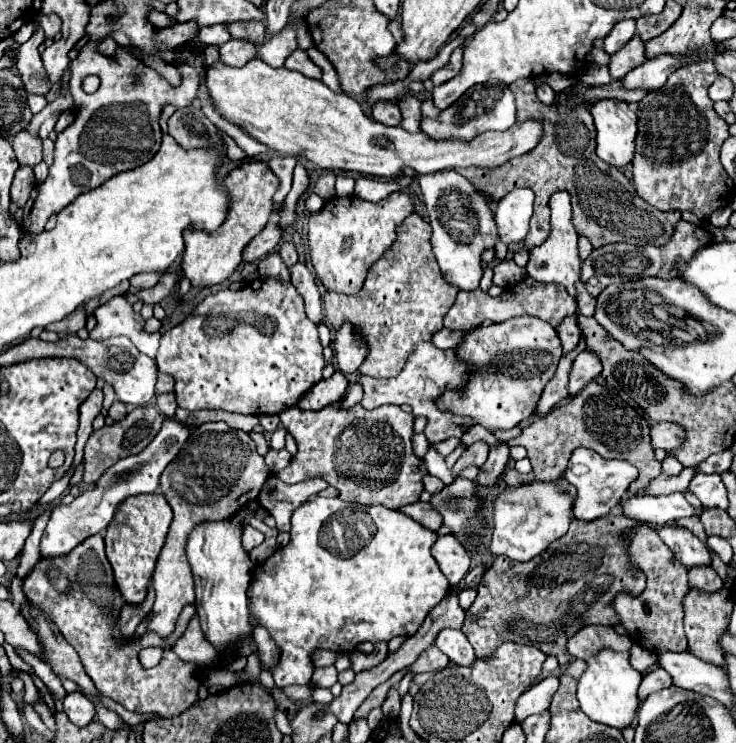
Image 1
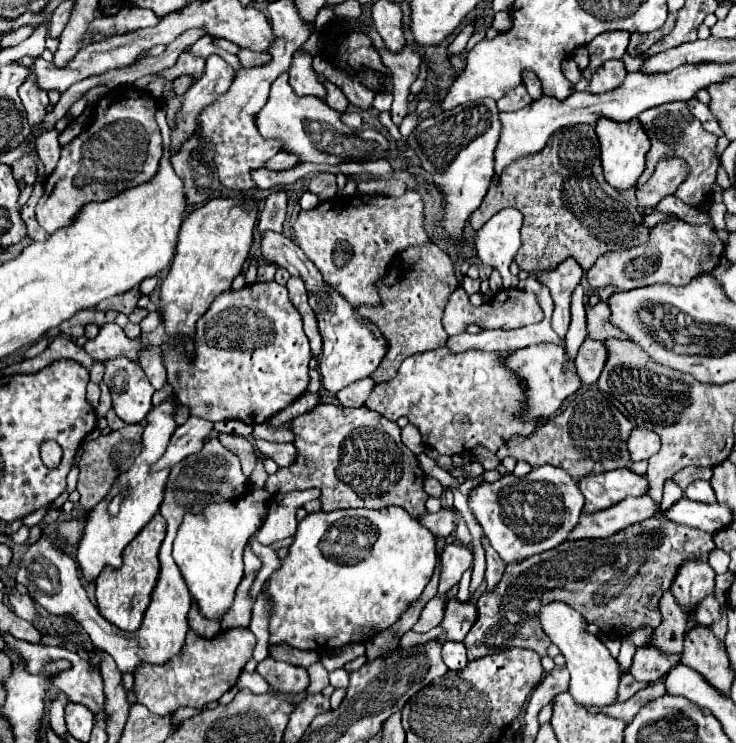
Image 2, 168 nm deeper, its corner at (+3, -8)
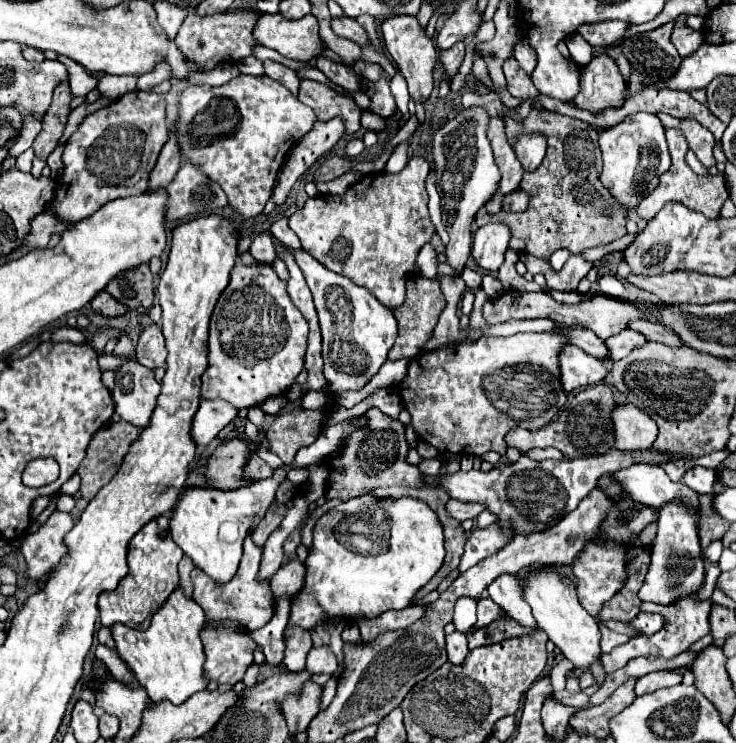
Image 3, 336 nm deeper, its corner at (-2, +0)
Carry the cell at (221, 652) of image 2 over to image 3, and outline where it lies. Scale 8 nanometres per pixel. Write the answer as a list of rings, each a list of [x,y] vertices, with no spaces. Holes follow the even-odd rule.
[[[223,621],[225,627],[207,627],[203,629],[203,643],[205,643],[205,675],[209,681],[217,681],[219,685],[229,683],[235,685],[243,679],[247,667],[253,663],[253,649],[257,643],[247,633],[237,633],[235,627],[241,627],[235,621]]]

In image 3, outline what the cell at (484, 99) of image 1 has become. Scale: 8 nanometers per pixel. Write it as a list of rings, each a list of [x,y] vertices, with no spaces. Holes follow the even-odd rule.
[[[459,109],[455,117],[433,137],[433,165],[437,167],[437,191],[441,195],[443,223],[449,231],[449,243],[445,245],[445,263],[455,269],[451,277],[459,277],[471,253],[471,223],[475,213],[487,203],[487,199],[499,187],[499,167],[493,161],[491,145],[487,139],[489,115],[483,109]]]

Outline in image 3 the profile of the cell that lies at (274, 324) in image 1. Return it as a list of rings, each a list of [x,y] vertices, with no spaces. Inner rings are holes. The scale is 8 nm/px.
[[[241,261],[235,263],[231,271],[231,281],[221,293],[213,317],[211,317],[211,331],[209,331],[209,367],[203,373],[203,387],[201,397],[215,399],[221,397],[233,403],[237,409],[261,405],[265,399],[283,395],[295,377],[303,371],[305,351],[307,351],[307,321],[299,309],[291,303],[285,281],[281,281],[271,265],[243,265]]]

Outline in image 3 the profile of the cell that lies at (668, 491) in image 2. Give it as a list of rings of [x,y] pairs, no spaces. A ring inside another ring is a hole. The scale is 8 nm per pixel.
[[[669,503],[659,511],[657,537],[651,547],[651,565],[645,583],[639,591],[641,601],[651,601],[659,605],[671,605],[683,597],[695,595],[705,581],[705,563],[699,545],[697,517],[691,515],[679,503]]]

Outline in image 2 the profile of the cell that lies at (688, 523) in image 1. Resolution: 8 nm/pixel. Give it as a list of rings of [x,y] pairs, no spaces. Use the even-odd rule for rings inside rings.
[[[650,517],[642,523],[634,523],[606,539],[580,539],[580,541],[566,541],[560,547],[554,547],[550,551],[532,555],[524,559],[518,565],[506,565],[504,575],[500,583],[494,589],[486,589],[478,603],[478,619],[472,627],[472,631],[466,635],[464,645],[468,649],[468,661],[480,659],[484,655],[500,653],[512,647],[524,647],[536,651],[540,657],[548,655],[550,637],[542,631],[542,623],[538,619],[540,607],[552,601],[564,601],[572,609],[576,609],[588,623],[594,623],[602,629],[602,633],[610,633],[610,637],[622,639],[628,637],[632,631],[636,631],[642,625],[650,625],[652,629],[660,625],[660,613],[658,613],[658,599],[662,593],[670,587],[672,579],[676,577],[678,567],[686,559],[700,559],[706,561],[708,553],[714,549],[714,541],[710,533],[676,525],[672,521],[666,521],[664,517]]]

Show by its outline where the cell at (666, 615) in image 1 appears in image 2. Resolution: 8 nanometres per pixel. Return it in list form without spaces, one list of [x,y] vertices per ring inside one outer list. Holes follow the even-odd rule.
[[[664,591],[658,609],[662,615],[662,623],[652,631],[648,645],[660,649],[666,655],[680,655],[684,651],[686,611],[678,607],[678,601],[674,601],[672,591]]]

